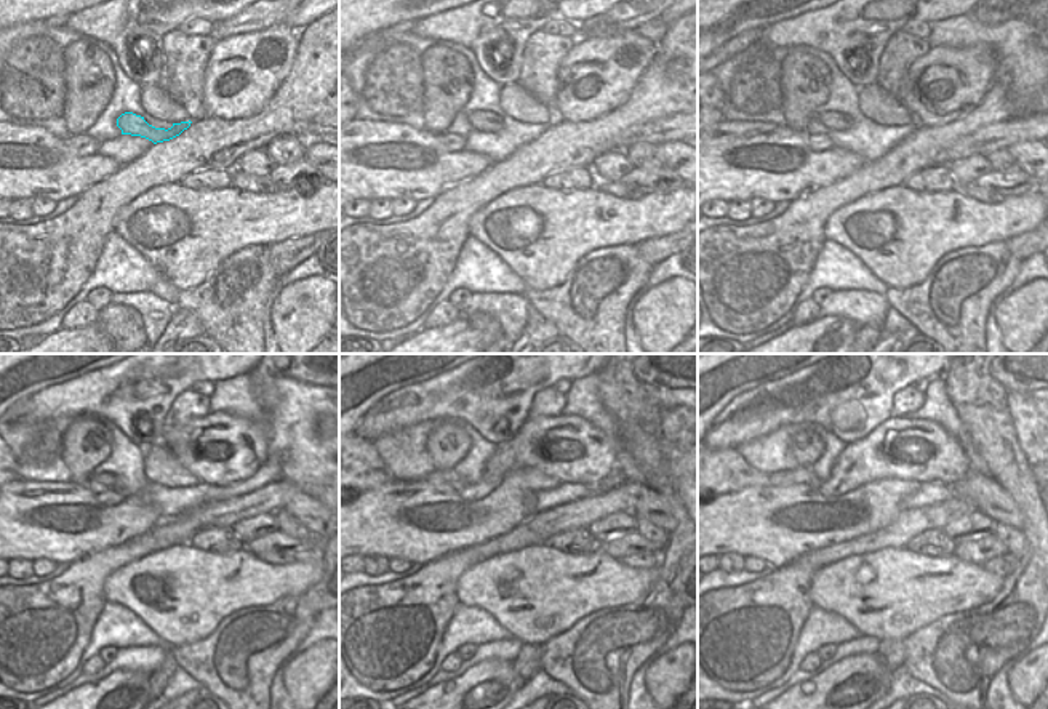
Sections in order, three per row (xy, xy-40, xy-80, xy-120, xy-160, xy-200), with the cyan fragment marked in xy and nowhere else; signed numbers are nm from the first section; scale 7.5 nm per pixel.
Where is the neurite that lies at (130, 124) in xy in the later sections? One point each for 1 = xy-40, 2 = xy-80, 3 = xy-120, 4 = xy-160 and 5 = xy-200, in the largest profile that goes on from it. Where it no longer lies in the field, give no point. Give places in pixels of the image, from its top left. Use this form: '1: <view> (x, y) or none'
1: xy-40 (482, 120)
2: xy-80 (834, 120)
3: xy-120 (106, 479)
4: xy-160 (447, 476)
5: xy-200 (730, 472)

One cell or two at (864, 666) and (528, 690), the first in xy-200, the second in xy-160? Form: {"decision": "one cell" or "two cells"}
{"decision": "two cells"}

